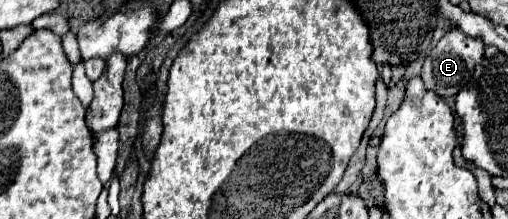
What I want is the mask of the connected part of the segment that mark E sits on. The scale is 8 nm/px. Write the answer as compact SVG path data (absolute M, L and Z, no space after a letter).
M458 28L448 30L438 44L432 48L432 52L426 56L422 66L422 80L428 90L438 92L442 98L456 96L456 92L470 80L474 66L484 58L484 42L480 38L464 36L464 32L458 32Z

